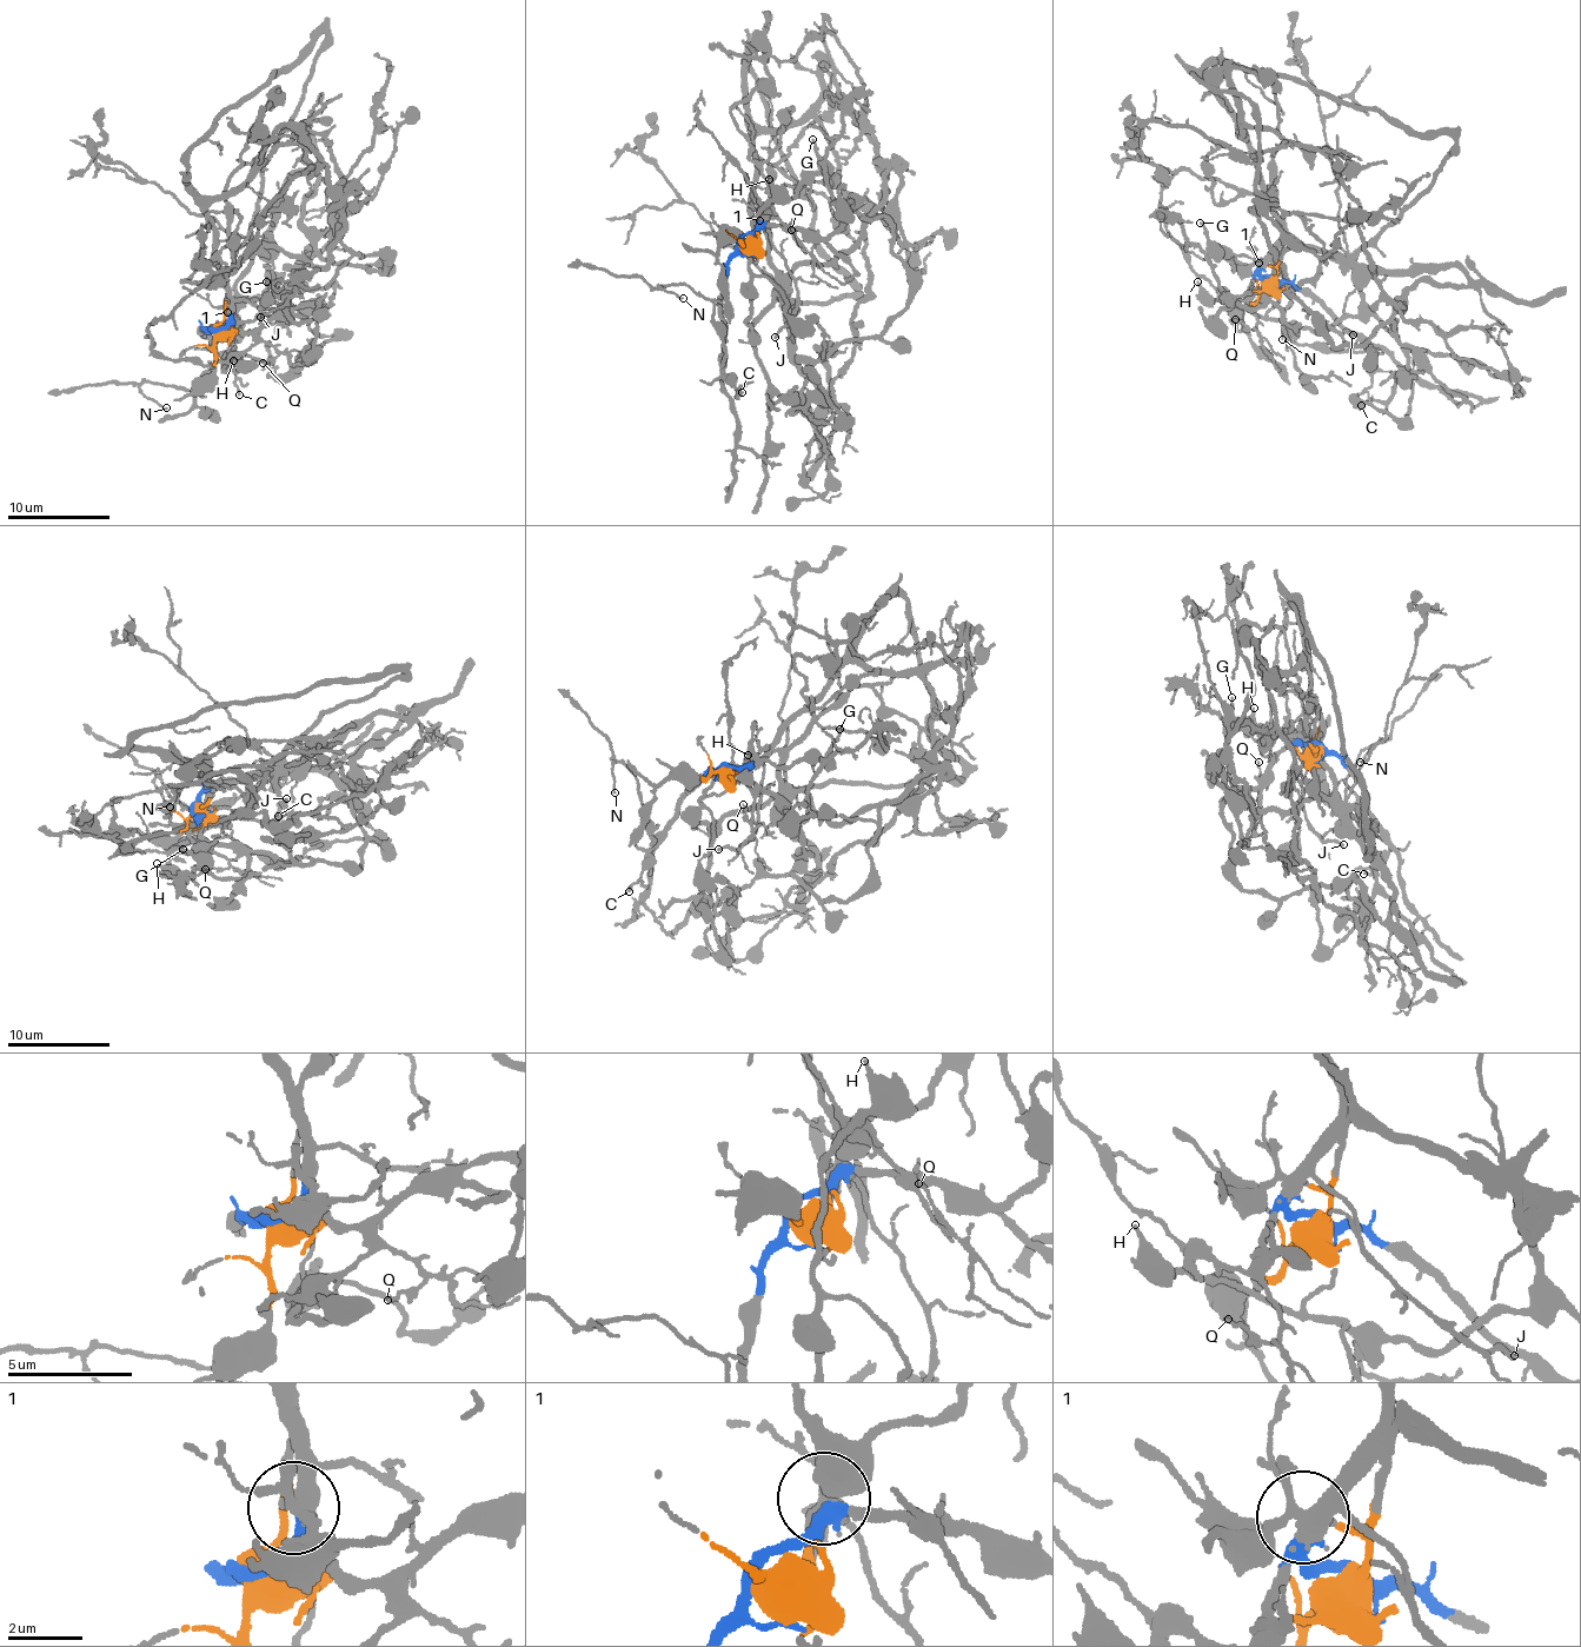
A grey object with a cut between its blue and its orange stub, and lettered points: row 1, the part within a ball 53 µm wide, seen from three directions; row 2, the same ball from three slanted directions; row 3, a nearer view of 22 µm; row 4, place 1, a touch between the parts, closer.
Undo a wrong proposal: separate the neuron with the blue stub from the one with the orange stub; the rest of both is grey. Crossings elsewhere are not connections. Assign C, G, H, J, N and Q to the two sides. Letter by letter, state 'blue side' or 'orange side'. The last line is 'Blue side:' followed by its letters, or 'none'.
C: blue side
G: orange side
H: blue side
J: blue side
N: blue side
Q: blue side
Blue side: C, H, J, N, Q

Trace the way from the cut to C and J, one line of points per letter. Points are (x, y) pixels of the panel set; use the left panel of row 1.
C: (212, 330), (205, 326), (203, 332), (233, 372), (240, 394)
J: (212, 330), (226, 319), (239, 298), (277, 309), (276, 313), (260, 317)

